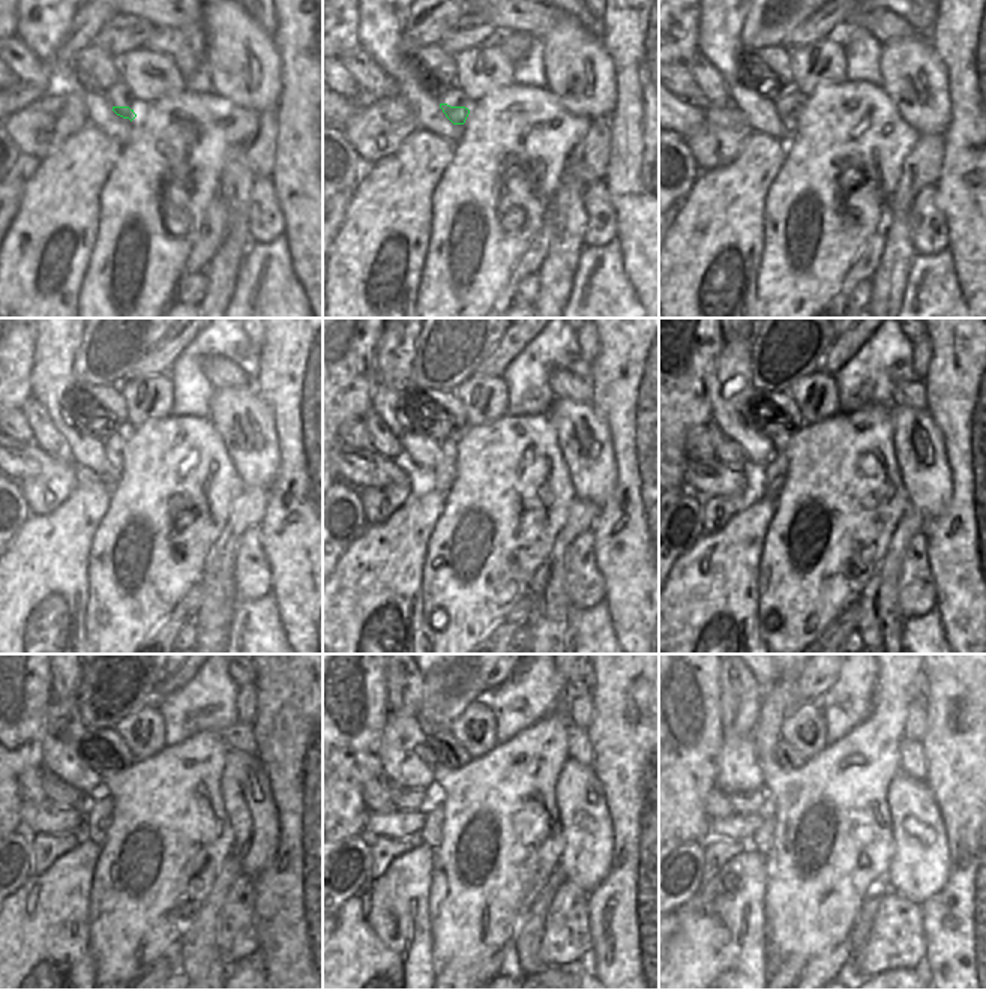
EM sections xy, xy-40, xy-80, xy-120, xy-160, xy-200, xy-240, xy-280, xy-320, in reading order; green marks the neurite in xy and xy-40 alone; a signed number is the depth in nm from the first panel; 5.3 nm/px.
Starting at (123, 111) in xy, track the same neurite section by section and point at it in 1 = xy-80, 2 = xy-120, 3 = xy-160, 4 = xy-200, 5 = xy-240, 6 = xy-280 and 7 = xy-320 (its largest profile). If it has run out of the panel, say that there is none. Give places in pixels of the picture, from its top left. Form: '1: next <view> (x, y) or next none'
1: next xy-80 (788, 116)
2: next xy-120 (114, 452)
3: next xy-160 (443, 473)
4: next xy-200 (775, 471)
5: next xy-240 (98, 816)
6: next xy-280 (429, 834)
7: next xy-320 (761, 842)

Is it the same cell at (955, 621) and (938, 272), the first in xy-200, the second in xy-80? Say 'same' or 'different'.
different

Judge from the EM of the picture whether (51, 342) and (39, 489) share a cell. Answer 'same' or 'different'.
different

